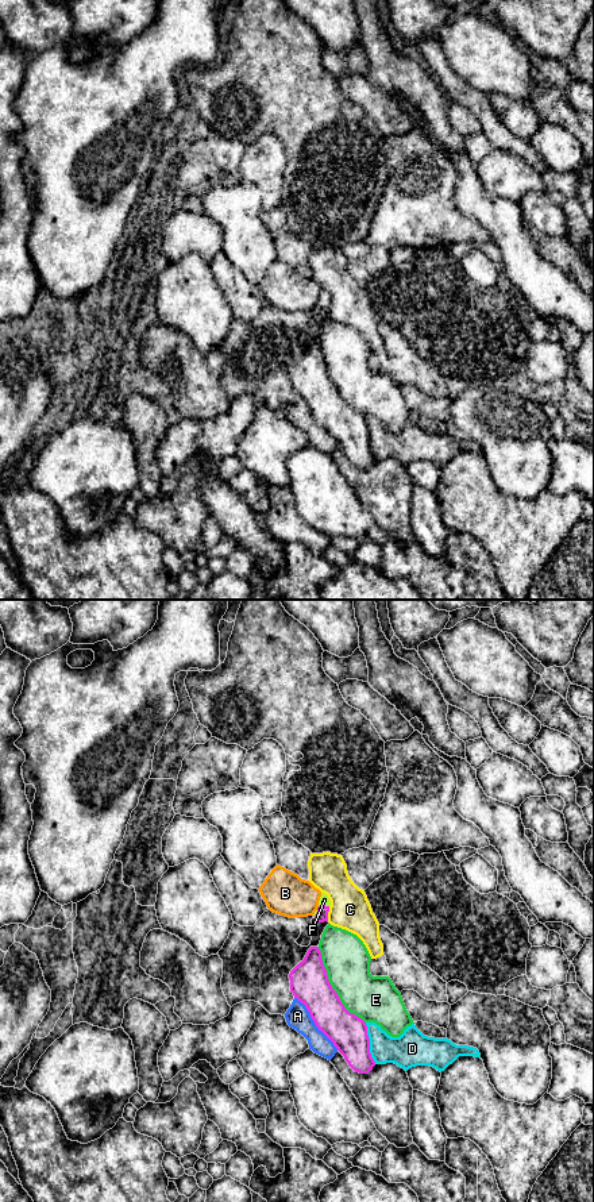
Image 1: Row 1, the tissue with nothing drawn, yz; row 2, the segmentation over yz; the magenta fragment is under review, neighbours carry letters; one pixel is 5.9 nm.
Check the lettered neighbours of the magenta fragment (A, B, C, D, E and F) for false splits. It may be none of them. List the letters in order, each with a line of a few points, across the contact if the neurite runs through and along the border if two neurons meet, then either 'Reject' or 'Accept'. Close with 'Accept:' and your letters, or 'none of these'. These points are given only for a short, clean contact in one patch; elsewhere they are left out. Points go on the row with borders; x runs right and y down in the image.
A: Reject
B: Reject
C: Reject
D: Reject
E: Reject
F: Accept
Accept: F

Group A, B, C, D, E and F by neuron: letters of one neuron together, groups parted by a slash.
A / B / C / D / E / F

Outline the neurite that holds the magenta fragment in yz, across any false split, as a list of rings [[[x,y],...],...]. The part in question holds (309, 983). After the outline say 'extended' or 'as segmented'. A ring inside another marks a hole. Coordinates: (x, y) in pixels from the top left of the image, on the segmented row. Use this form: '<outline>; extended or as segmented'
[[[310,947],[289,974],[290,991],[308,1009],[321,1030],[359,1074],[369,1074],[375,1066],[370,1053],[366,1022],[350,1013],[332,989],[319,947]]]; as segmented

